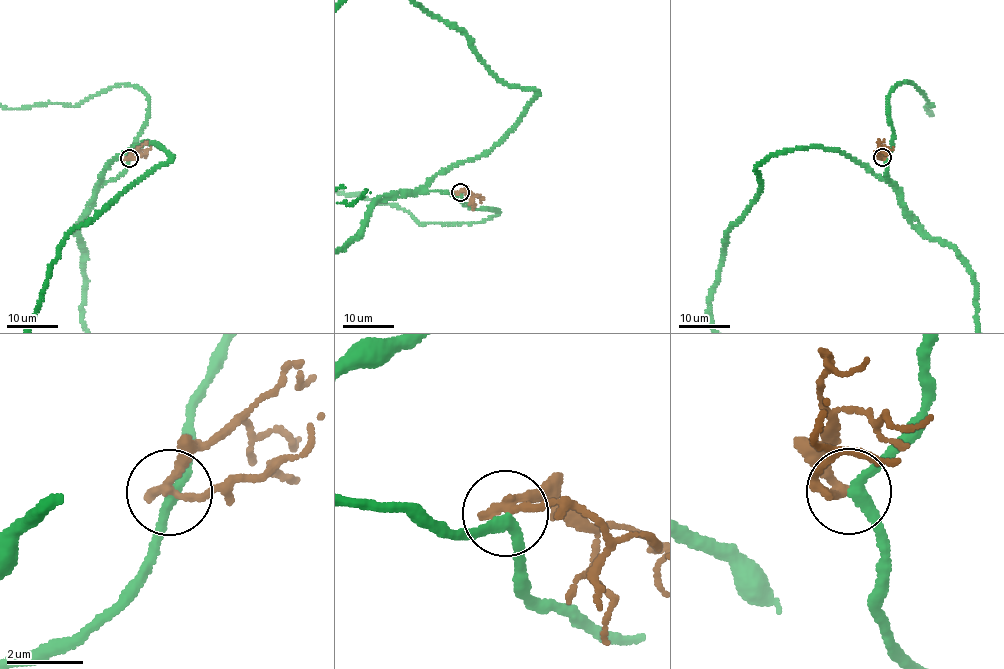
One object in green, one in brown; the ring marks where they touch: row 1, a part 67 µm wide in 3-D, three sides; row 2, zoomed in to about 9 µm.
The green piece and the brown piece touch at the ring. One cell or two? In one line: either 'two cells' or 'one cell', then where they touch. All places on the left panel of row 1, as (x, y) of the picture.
two cells | (129, 158)

